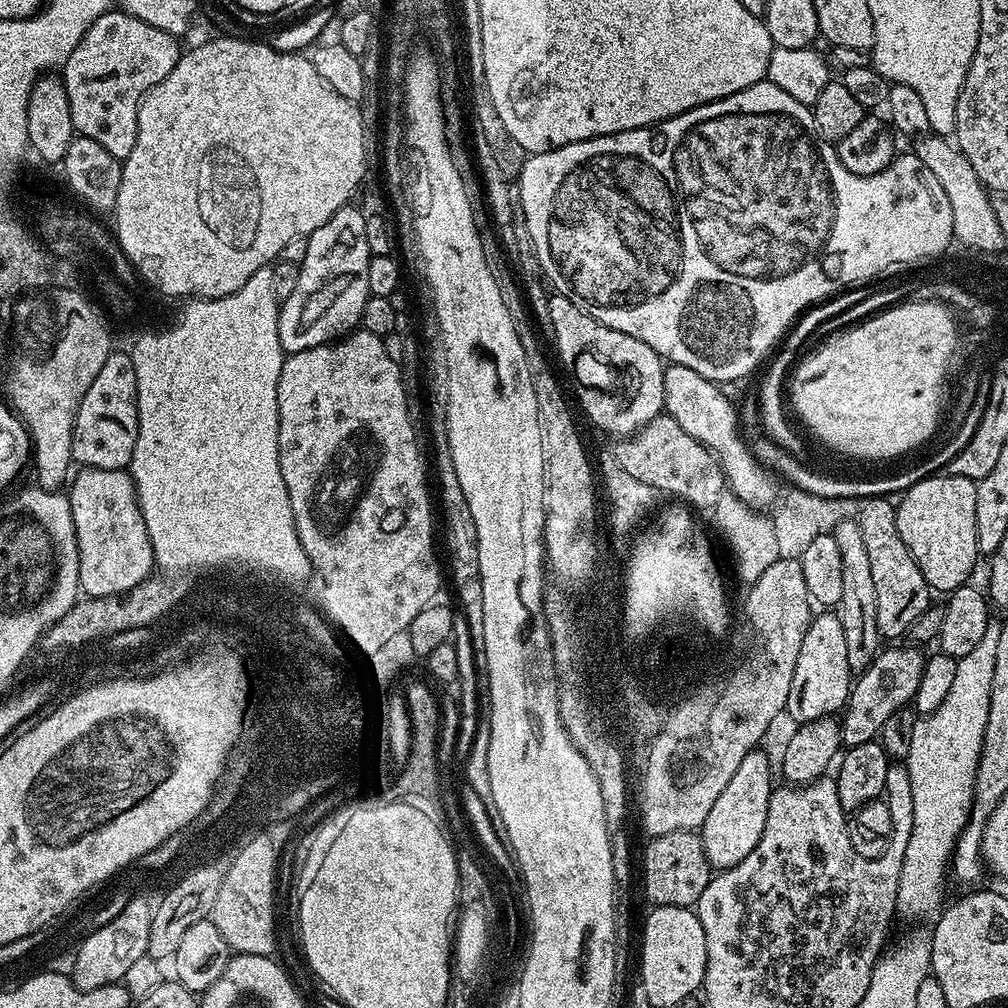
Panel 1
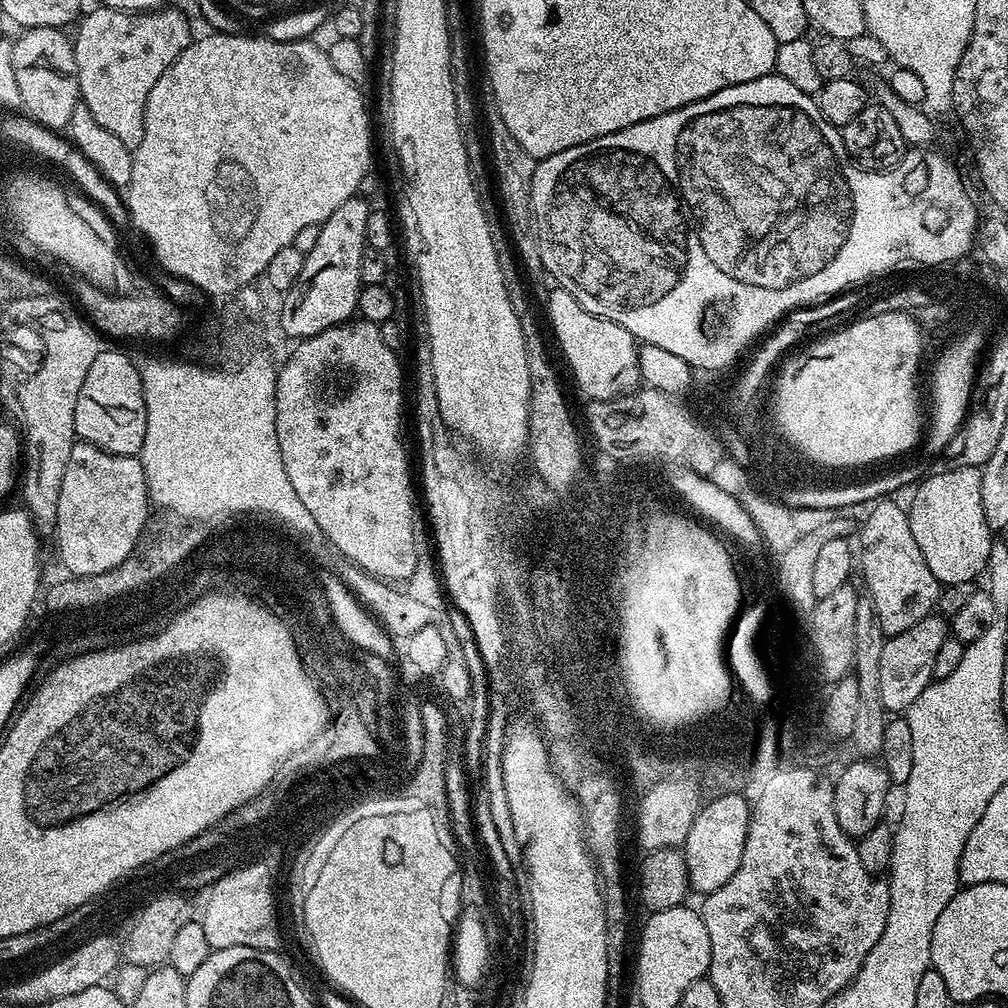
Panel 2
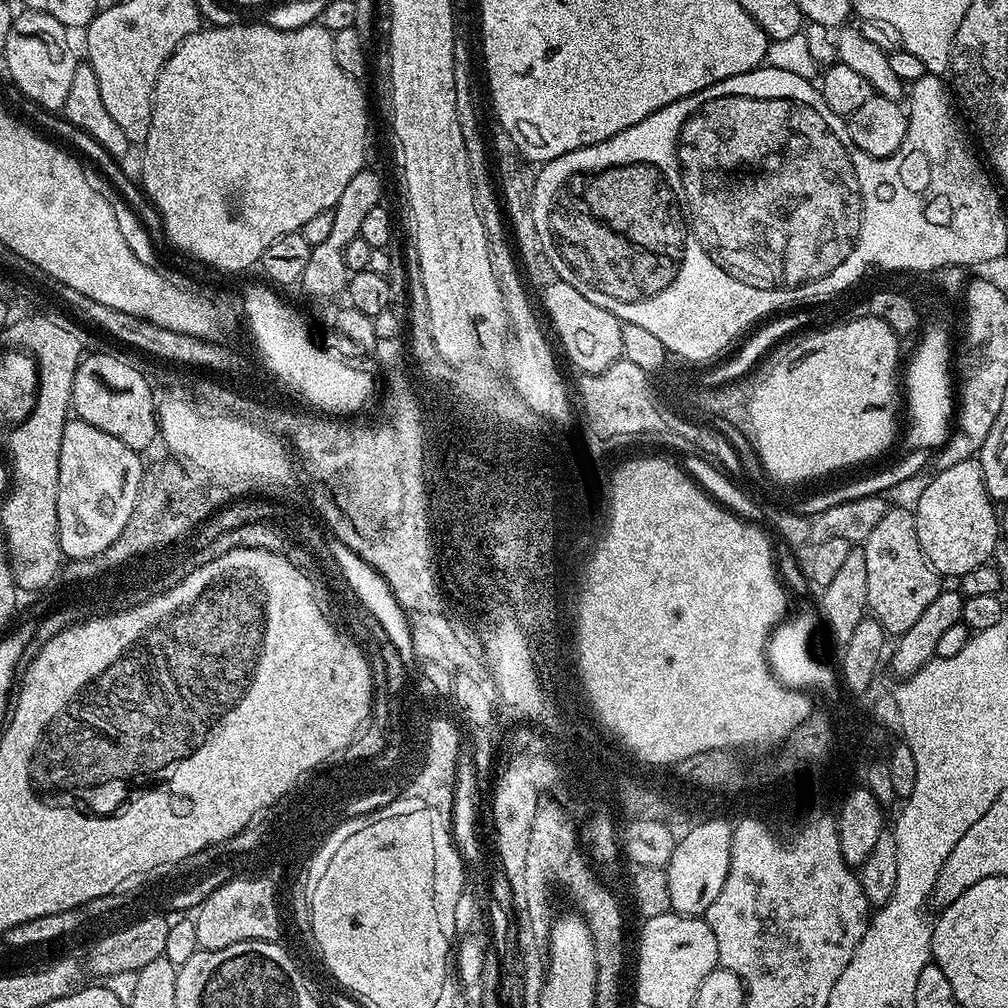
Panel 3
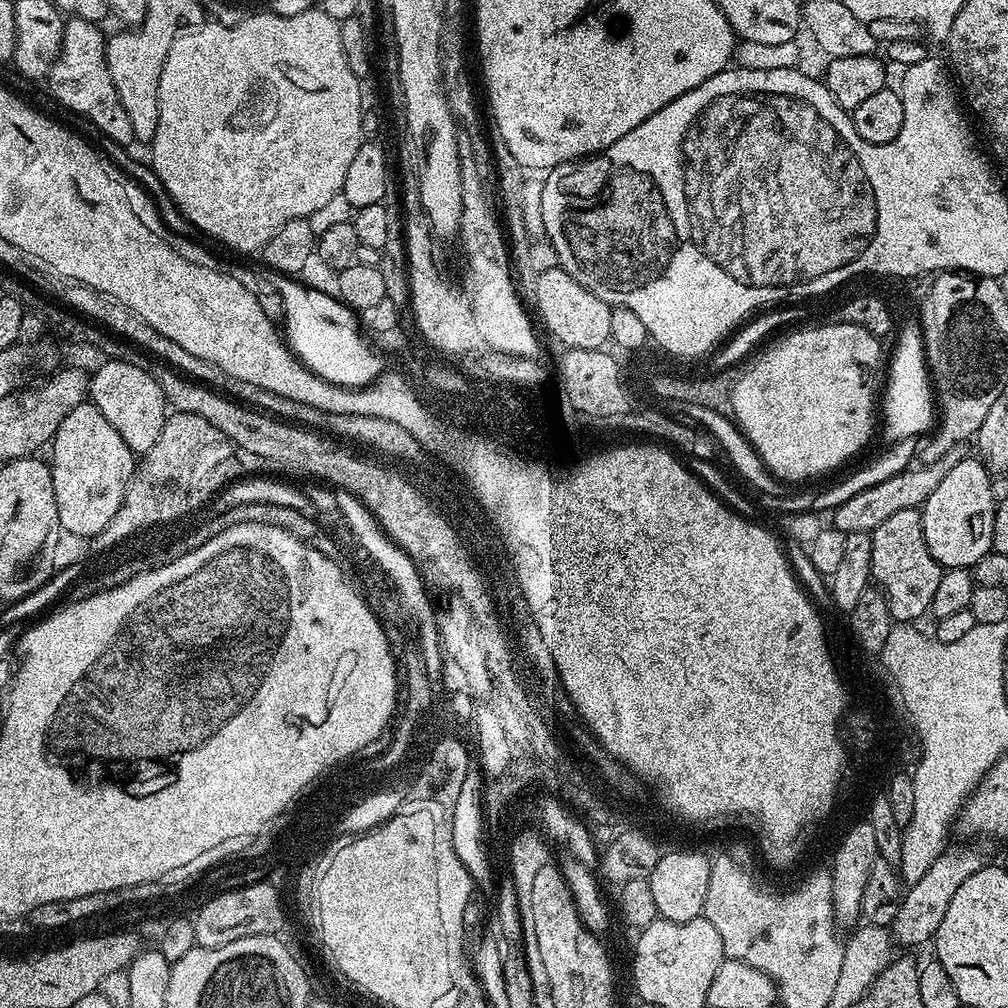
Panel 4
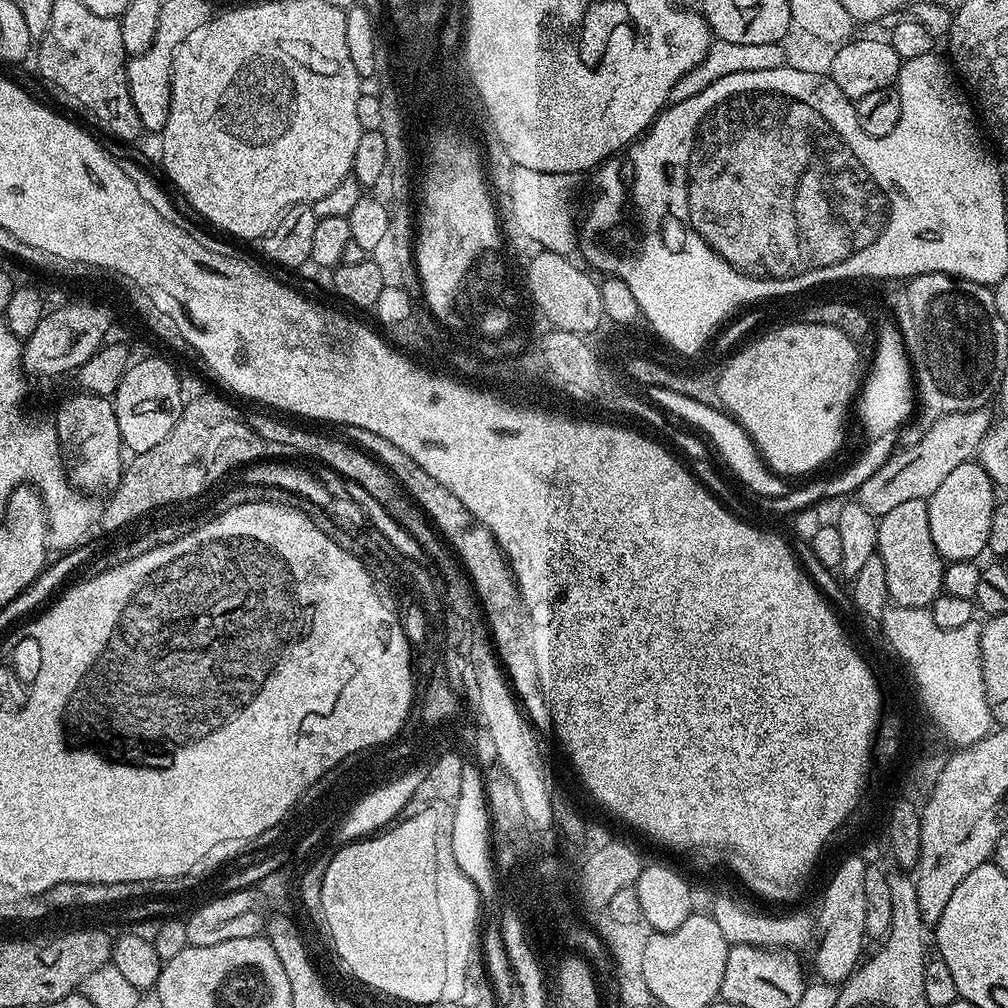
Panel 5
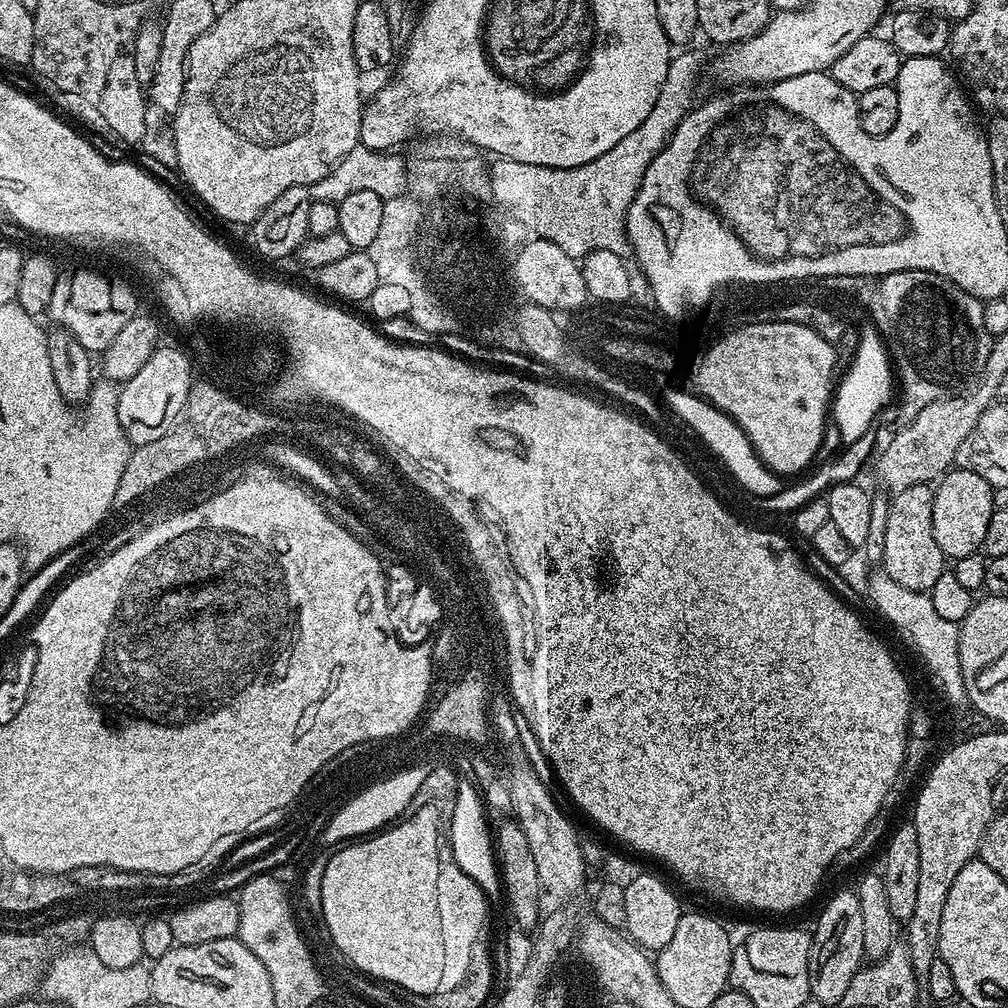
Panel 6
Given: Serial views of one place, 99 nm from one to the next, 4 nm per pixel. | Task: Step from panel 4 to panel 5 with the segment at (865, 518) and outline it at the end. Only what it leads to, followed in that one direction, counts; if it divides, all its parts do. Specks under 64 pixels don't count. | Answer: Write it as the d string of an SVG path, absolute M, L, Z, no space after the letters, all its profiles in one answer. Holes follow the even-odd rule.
M987 407L974 411L955 412L944 415L922 436L922 440L912 448L897 449L889 459L872 474L856 491L858 502L877 518L890 514L894 506L911 502L918 498L925 500L938 490L943 479L955 469L975 457L981 440L992 425Z

